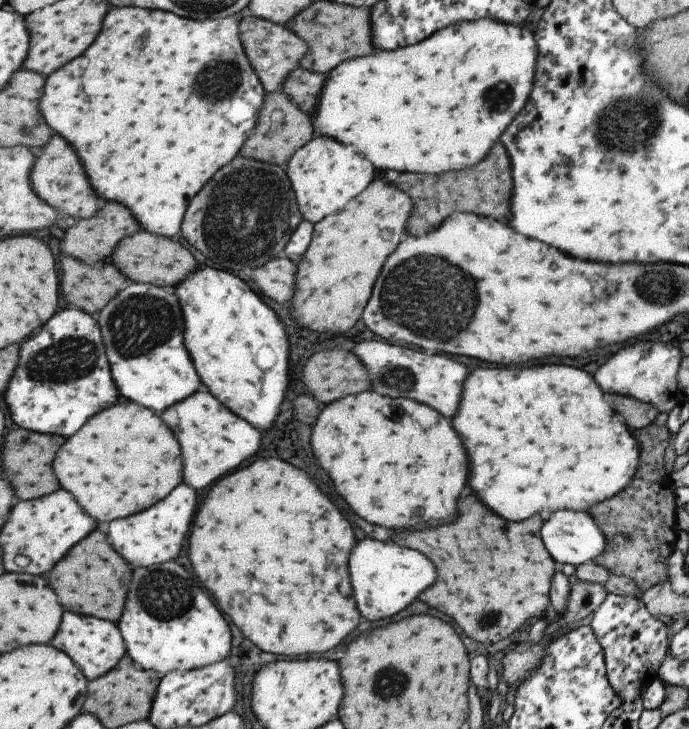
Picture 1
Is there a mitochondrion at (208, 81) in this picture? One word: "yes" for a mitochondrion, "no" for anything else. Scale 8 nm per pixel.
yes

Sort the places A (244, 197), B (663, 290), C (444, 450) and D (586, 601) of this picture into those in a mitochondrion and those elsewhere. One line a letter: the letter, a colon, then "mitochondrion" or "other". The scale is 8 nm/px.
A: mitochondrion
B: mitochondrion
C: other
D: other

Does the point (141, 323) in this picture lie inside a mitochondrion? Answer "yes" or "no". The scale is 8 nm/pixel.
yes

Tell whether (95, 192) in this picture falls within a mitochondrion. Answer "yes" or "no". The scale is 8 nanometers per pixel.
no

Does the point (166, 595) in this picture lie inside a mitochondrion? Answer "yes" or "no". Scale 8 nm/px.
yes

